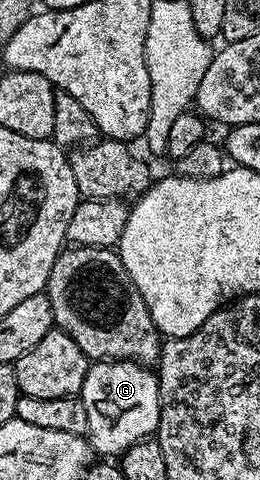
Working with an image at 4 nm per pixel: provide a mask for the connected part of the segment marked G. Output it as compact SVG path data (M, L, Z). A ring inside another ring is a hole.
M105 359L89 366L78 398L86 409L86 438L97 456L119 457L126 449L149 438L160 426L160 380L148 371L151 370L145 364L135 363L133 359Z

